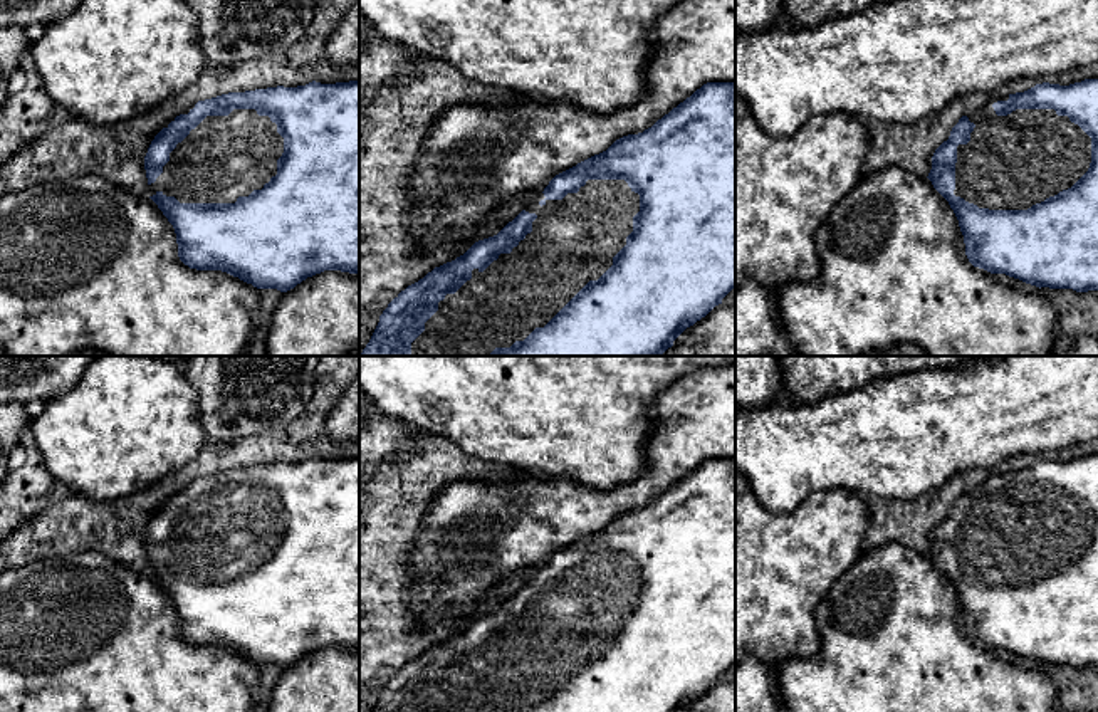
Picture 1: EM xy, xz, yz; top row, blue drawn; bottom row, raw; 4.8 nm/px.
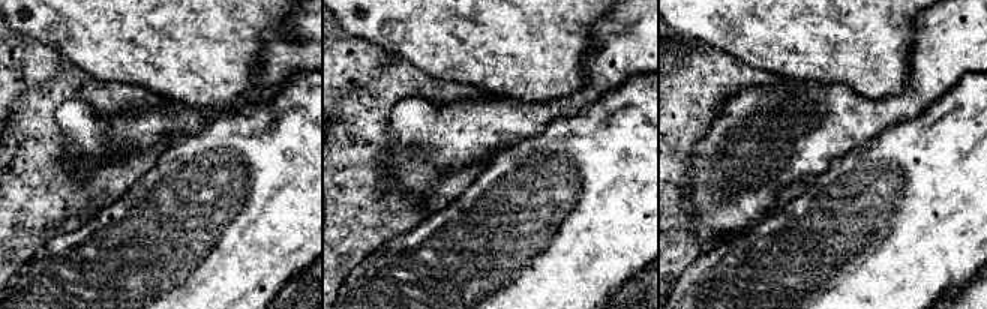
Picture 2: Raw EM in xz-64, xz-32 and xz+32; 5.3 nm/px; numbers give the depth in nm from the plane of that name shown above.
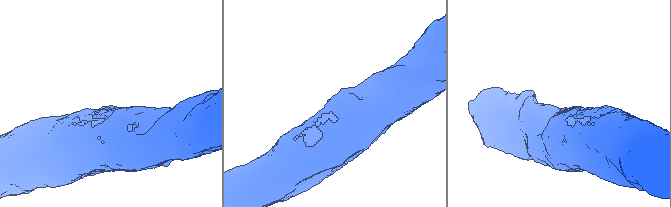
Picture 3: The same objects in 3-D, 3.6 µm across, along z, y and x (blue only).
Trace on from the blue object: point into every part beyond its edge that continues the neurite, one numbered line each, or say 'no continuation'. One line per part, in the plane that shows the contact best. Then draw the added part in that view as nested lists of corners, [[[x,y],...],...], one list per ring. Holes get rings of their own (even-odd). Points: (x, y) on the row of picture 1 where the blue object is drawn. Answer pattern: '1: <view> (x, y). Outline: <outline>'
1: yz (1013, 162). Outline: [[[1007,96],[991,99],[967,114],[975,124],[967,144],[957,146],[954,195],[979,208],[1027,210],[1063,190],[1071,188],[1090,168],[1091,138],[1068,116],[1054,109],[1016,109],[997,116],[992,104]]]

